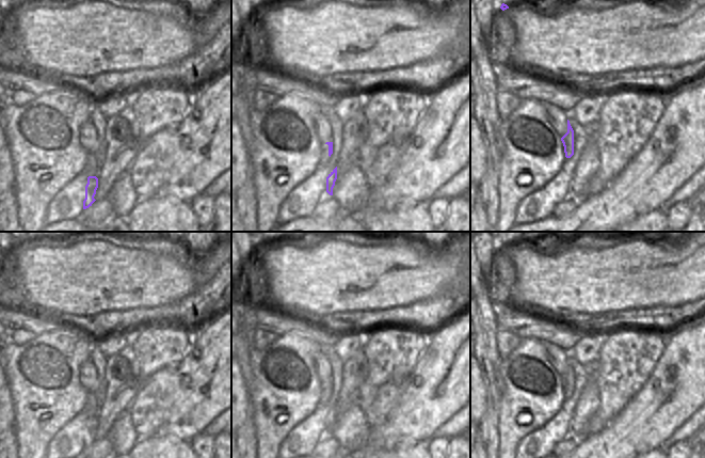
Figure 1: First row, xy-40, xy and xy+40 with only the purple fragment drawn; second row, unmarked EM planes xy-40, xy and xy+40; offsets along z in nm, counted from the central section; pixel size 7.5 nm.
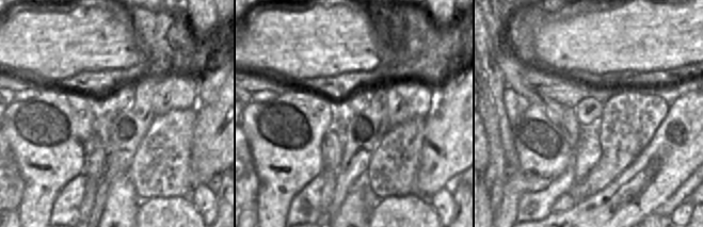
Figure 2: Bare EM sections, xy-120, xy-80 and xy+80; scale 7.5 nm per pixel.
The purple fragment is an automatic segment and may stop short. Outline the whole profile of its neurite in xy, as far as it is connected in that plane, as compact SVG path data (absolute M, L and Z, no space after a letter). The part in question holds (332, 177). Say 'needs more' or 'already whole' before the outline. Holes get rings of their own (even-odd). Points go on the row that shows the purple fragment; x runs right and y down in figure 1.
already whole; M337 167L329 174L326 177L326 192L330 195L333 195L333 188L337 179Z

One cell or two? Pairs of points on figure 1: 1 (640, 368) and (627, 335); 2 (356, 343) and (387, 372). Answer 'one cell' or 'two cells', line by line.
1: one cell
2: two cells

